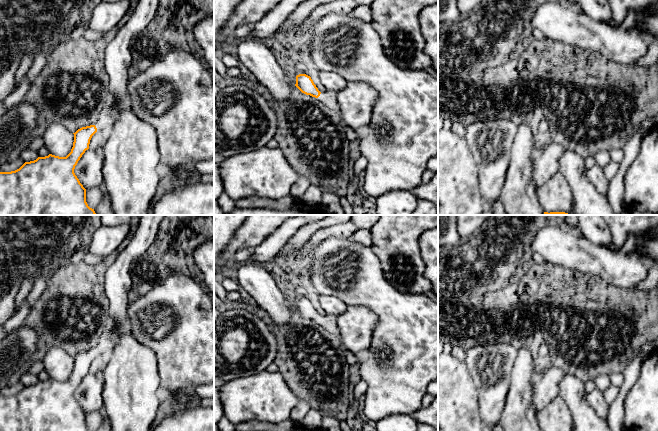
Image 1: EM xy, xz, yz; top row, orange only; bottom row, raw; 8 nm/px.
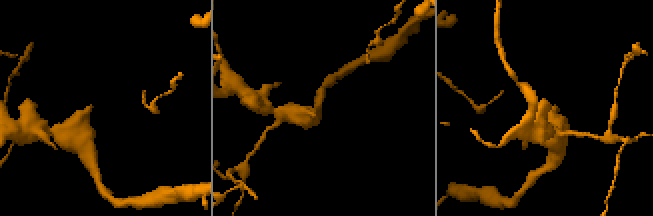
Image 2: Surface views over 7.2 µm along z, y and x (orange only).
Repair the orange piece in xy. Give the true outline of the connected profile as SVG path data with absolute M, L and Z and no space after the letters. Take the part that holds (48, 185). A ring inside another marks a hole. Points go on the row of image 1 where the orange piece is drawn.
M109 98L95 125L82 127L73 133L73 147L66 157L49 154L25 162L15 171L0 172L0 215L96 215L86 202L86 189L74 169L97 131L102 136L102 144L106 143L117 117L118 109Z

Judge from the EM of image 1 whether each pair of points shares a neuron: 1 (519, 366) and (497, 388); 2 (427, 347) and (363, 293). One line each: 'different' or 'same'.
1: different
2: same

